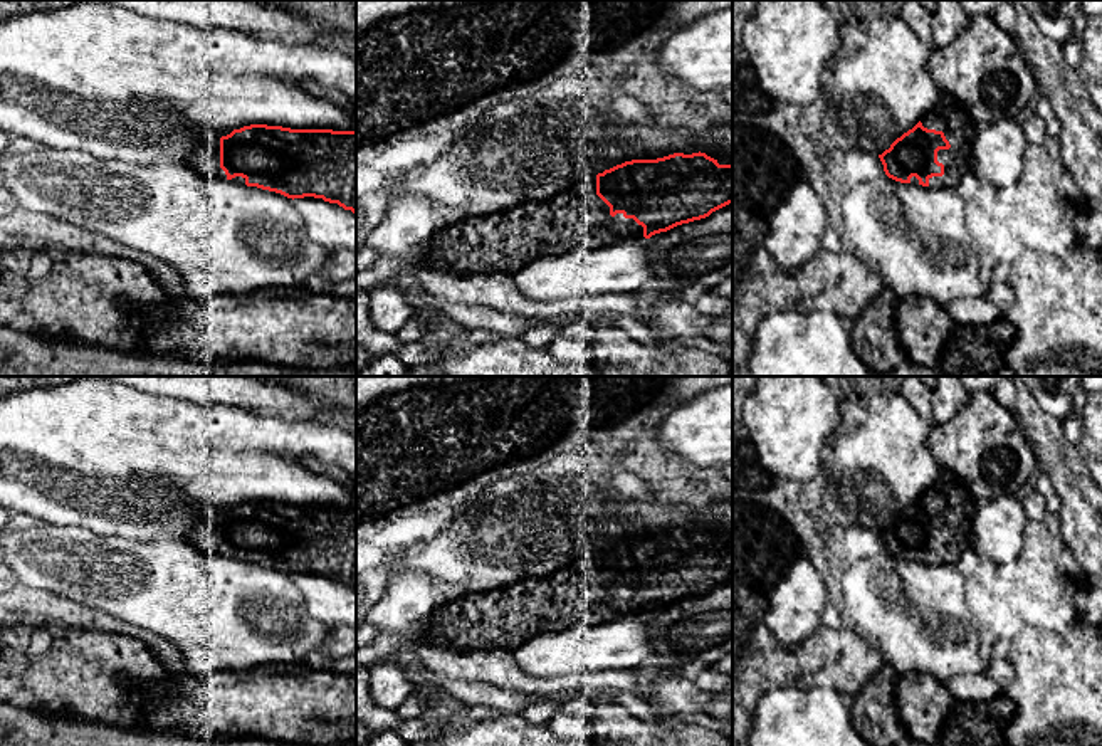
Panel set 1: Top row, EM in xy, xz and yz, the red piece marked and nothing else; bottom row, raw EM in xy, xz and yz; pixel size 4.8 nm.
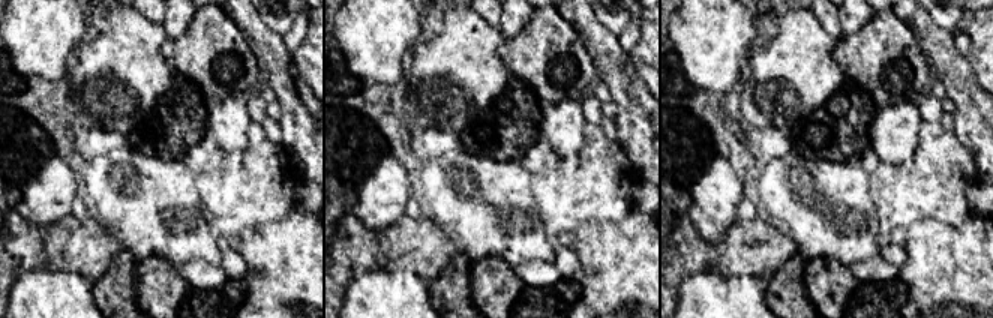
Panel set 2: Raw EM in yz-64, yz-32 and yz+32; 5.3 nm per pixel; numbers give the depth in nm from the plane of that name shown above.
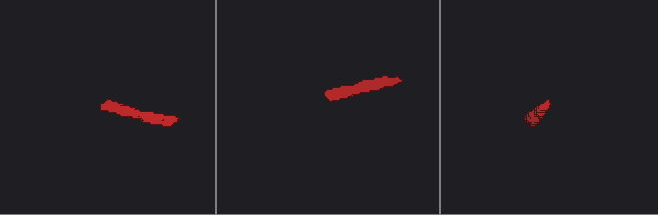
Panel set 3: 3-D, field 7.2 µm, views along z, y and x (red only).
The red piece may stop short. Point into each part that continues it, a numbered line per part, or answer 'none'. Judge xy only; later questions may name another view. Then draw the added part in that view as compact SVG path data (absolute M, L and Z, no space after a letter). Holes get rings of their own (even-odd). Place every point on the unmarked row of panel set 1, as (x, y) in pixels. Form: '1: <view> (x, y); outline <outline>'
1: xy (205, 535); outline M205 506L185 541L198 546L207 554L227 556L225 548L220 544L220 514L230 509Z

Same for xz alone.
1: xz (577, 593); outline M586 551L549 575L445 602L432 612L423 645L516 652L536 635L642 613L633 595L610 591L596 571L596 551Z

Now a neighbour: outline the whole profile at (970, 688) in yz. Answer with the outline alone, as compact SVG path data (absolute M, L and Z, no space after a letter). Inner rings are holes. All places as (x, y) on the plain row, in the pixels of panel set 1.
M963 674L946 682L952 699L963 702L986 702L1000 694L998 684L986 674Z

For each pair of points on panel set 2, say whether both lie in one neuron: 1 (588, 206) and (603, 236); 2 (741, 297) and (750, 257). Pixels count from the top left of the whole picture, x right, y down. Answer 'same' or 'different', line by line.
1: different
2: different

